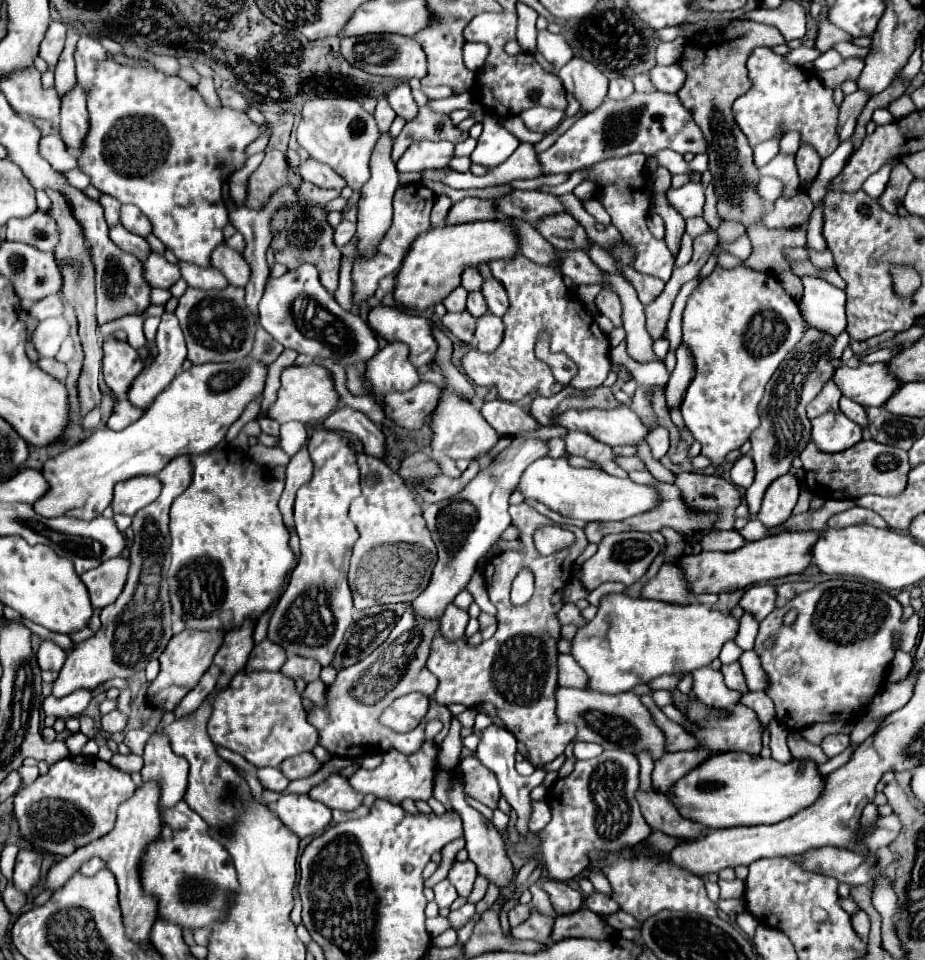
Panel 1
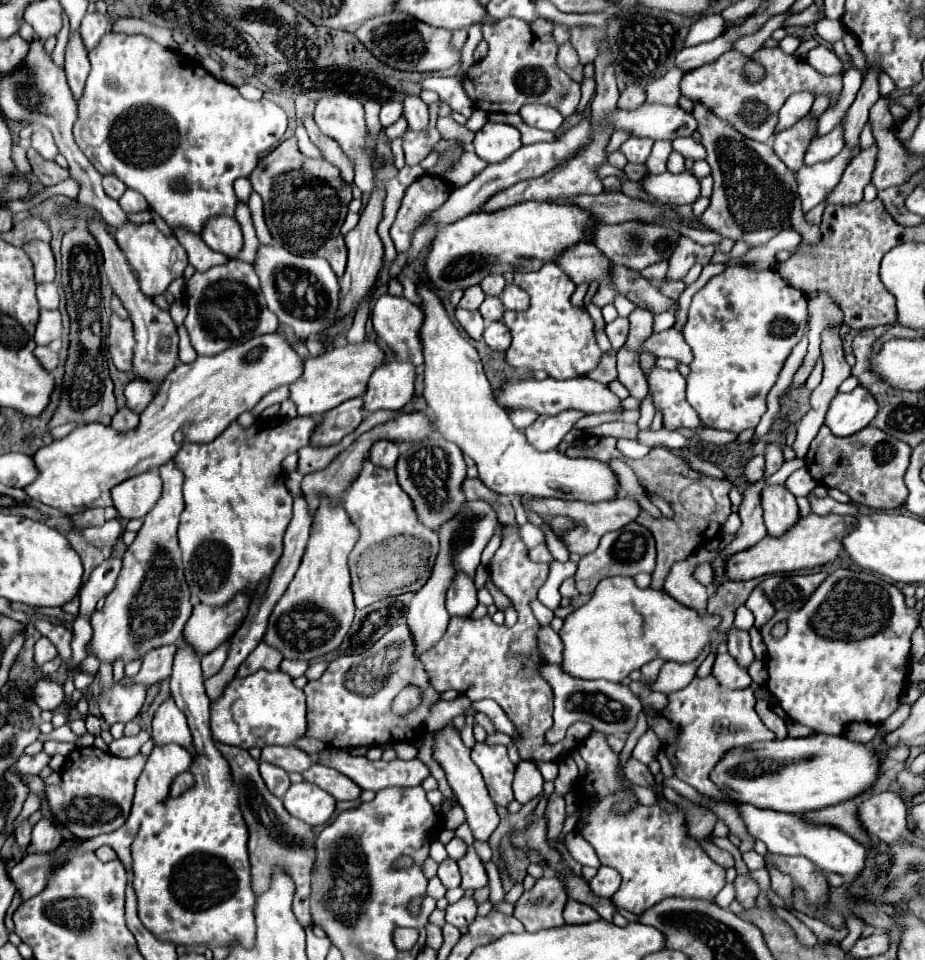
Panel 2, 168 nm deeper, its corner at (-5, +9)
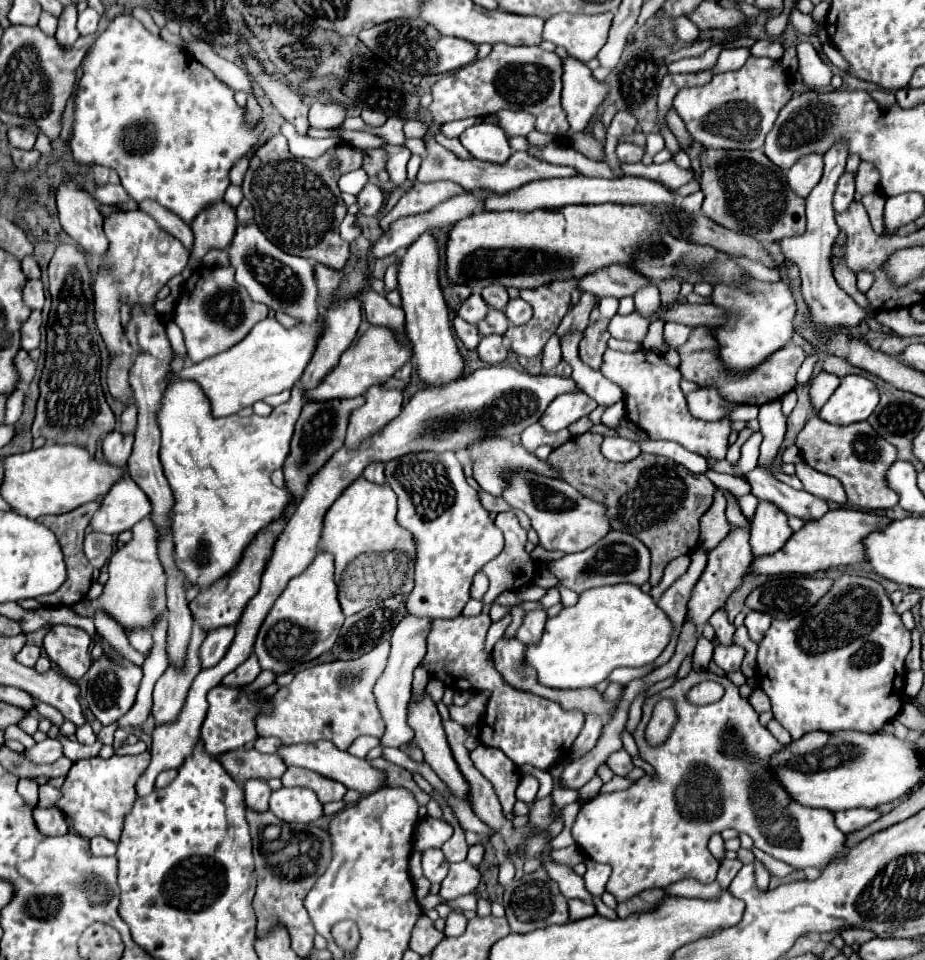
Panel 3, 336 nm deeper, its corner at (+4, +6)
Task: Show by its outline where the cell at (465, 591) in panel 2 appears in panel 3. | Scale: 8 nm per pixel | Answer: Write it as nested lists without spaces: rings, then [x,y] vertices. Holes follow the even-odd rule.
[[[413,452],[385,464],[385,476],[399,500],[397,522],[407,528],[417,544],[415,588],[407,596],[407,610],[427,618],[455,618],[469,602],[473,576],[503,550],[503,534],[495,528],[489,512],[479,504],[475,488],[465,482],[463,468],[453,452]]]

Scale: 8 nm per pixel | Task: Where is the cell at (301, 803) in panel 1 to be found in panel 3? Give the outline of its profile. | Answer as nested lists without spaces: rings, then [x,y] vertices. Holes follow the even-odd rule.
[[[281,788],[271,794],[269,810],[283,822],[309,824],[323,816],[323,804],[307,788]]]

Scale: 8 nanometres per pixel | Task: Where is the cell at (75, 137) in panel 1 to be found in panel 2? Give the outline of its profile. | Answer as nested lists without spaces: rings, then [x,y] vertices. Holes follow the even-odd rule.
[[[74,31],[68,39],[66,45],[66,55],[64,55],[64,71],[68,77],[68,85],[74,93],[74,99],[80,99],[80,93],[84,91],[84,81],[88,77],[88,51],[82,43],[80,31]]]

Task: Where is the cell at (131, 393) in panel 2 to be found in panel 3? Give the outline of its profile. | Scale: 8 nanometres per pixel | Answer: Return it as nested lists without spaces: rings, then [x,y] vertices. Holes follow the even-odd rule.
[[[135,404],[125,406],[119,420],[121,420],[119,432],[135,432],[135,424],[137,424],[137,408],[135,408]]]

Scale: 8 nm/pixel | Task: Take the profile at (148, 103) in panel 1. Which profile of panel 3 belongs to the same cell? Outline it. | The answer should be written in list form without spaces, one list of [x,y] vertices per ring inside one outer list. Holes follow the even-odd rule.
[[[121,14],[117,16],[109,28],[95,40],[95,44],[87,50],[85,58],[83,58],[83,64],[81,64],[81,70],[83,70],[83,76],[79,80],[79,86],[77,86],[77,92],[75,92],[75,112],[73,112],[73,136],[71,136],[71,152],[73,152],[73,158],[79,162],[79,164],[85,164],[85,166],[93,166],[93,164],[99,164],[99,166],[107,166],[107,168],[113,168],[119,178],[121,178],[121,186],[127,190],[127,194],[137,200],[137,202],[143,202],[143,200],[153,200],[157,204],[161,204],[163,208],[175,212],[185,224],[191,224],[193,218],[203,210],[203,208],[209,208],[211,204],[215,202],[221,202],[223,200],[223,194],[229,186],[229,170],[235,166],[235,162],[243,156],[247,156],[255,144],[259,142],[259,136],[263,134],[265,130],[265,122],[263,118],[259,118],[257,122],[247,122],[245,120],[245,108],[237,106],[237,102],[233,100],[233,90],[227,88],[223,82],[219,82],[215,78],[215,74],[211,70],[207,70],[203,64],[199,64],[193,56],[189,56],[187,50],[179,50],[177,46],[165,42],[163,38],[159,36],[153,36],[149,30],[145,30],[145,26],[135,20],[131,14]]]

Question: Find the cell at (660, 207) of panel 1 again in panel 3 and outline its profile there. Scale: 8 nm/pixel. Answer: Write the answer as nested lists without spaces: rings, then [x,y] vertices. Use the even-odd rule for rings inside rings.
[[[661,280],[657,284],[659,292],[661,292],[661,300],[663,304],[673,304],[677,302],[679,298],[679,288],[681,288],[681,282],[679,280]]]

